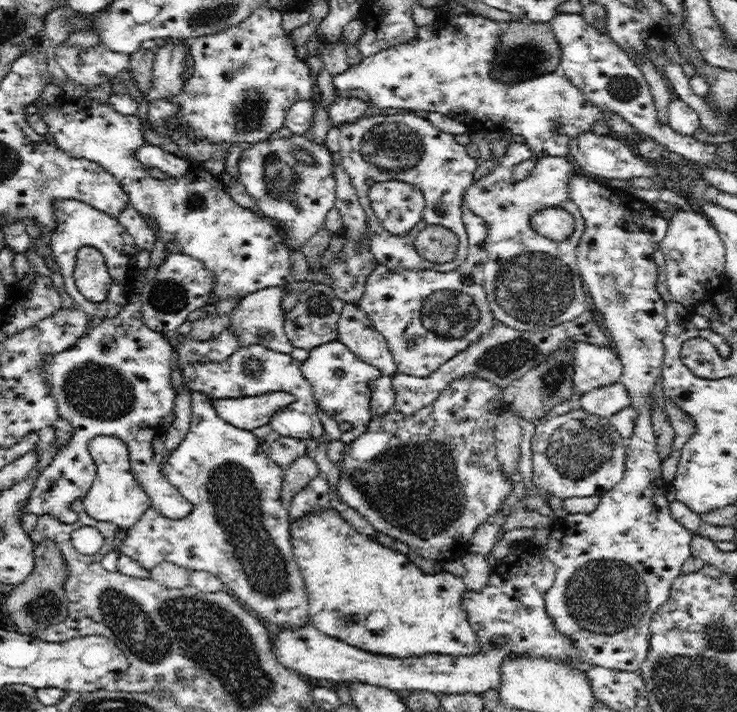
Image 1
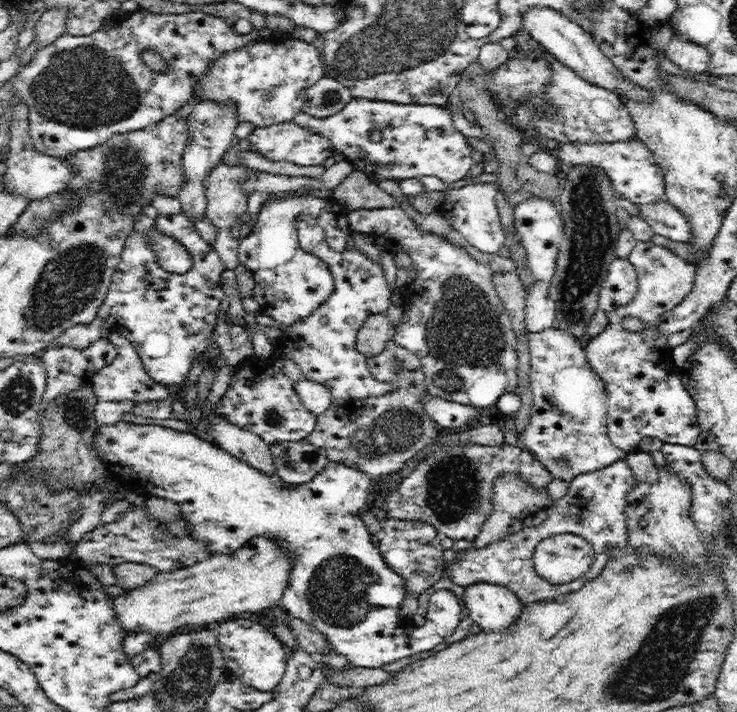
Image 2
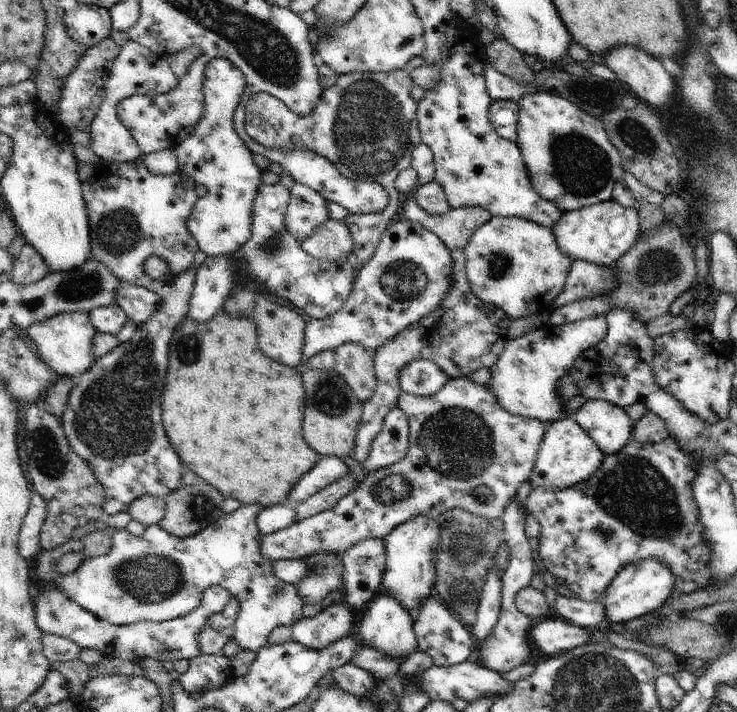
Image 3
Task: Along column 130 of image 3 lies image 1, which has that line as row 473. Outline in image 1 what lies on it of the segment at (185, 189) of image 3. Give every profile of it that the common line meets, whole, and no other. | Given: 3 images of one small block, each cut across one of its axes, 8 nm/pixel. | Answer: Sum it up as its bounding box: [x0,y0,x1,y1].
[119,390,310,628]

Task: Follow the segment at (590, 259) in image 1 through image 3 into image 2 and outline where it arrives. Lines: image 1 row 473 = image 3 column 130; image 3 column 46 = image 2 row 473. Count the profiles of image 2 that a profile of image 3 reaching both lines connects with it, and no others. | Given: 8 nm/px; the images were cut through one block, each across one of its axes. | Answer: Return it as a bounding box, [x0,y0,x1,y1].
[445,458,636,604]

